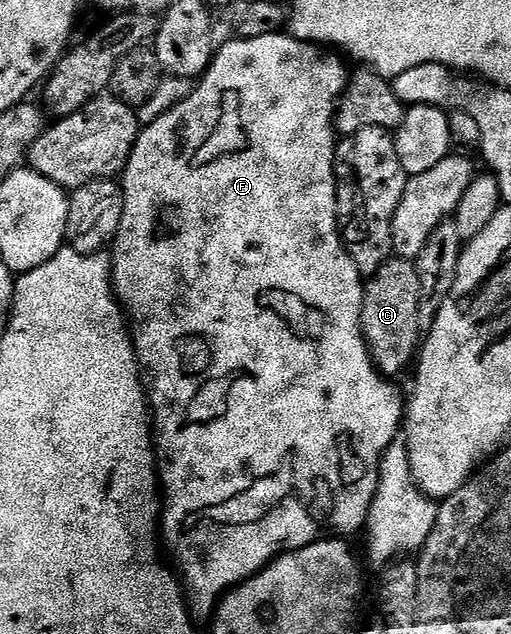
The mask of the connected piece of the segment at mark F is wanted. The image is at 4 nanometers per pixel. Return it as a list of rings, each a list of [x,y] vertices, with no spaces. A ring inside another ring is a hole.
[[[277,33],[277,34],[273,34],[273,35],[268,35],[268,36],[264,36],[264,37],[258,37],[258,38],[257,38],[257,39],[252,39],[252,40],[246,40],[246,39],[240,39],[240,38],[238,38],[238,37],[236,37],[236,38],[233,38],[233,40],[234,40],[234,41],[233,41],[233,43],[228,43],[228,44],[226,44],[226,45],[225,45],[225,47],[224,47],[224,48],[222,48],[222,49],[221,49],[221,51],[220,51],[220,48],[219,48],[219,50],[217,50],[217,51],[216,51],[216,52],[215,52],[215,54],[213,54],[213,57],[212,57],[212,63],[211,63],[211,65],[210,65],[210,66],[208,66],[208,69],[207,69],[207,72],[206,72],[206,74],[205,74],[205,75],[204,75],[204,76],[203,76],[203,78],[201,78],[201,79],[200,79],[200,80],[199,80],[199,82],[197,82],[197,83],[196,83],[196,84],[195,84],[195,87],[196,87],[196,86],[197,86],[197,87],[196,87],[196,91],[192,91],[192,92],[190,92],[190,93],[189,93],[189,95],[188,95],[188,96],[186,96],[186,97],[185,97],[185,99],[184,99],[184,100],[182,100],[182,101],[181,101],[181,103],[180,103],[180,104],[178,104],[178,105],[177,105],[177,107],[172,107],[172,108],[170,108],[170,109],[169,109],[169,111],[168,111],[168,112],[166,112],[166,113],[165,113],[165,115],[160,115],[160,116],[158,116],[158,117],[157,117],[157,119],[156,119],[156,120],[154,120],[154,121],[153,121],[153,123],[152,123],[152,124],[150,124],[150,125],[149,125],[149,127],[148,127],[148,124],[147,124],[147,126],[145,126],[145,127],[144,127],[144,128],[143,128],[143,130],[141,130],[141,133],[140,133],[140,135],[139,135],[139,137],[137,137],[137,139],[136,139],[136,144],[135,144],[135,145],[134,145],[134,149],[133,149],[133,150],[132,150],[132,156],[130,156],[130,157],[129,157],[129,159],[128,159],[128,165],[127,165],[127,167],[125,167],[125,168],[124,168],[124,173],[123,173],[123,176],[122,176],[122,194],[123,194],[123,197],[124,197],[124,208],[123,208],[123,209],[122,209],[122,221],[121,221],[121,222],[120,222],[120,228],[119,228],[119,229],[118,229],[118,233],[117,233],[117,234],[116,234],[116,238],[115,238],[115,240],[114,240],[114,246],[113,246],[113,247],[112,247],[112,248],[111,248],[111,251],[110,251],[110,258],[111,258],[111,261],[112,261],[112,278],[113,278],[113,280],[114,280],[114,294],[115,294],[115,296],[116,296],[116,298],[117,298],[117,300],[119,300],[119,302],[120,302],[120,303],[121,303],[121,304],[122,304],[122,307],[123,307],[123,310],[124,310],[124,311],[125,311],[125,312],[126,312],[126,315],[127,315],[127,318],[128,318],[128,319],[129,319],[129,320],[130,320],[130,334],[131,334],[131,336],[132,336],[132,345],[133,345],[133,347],[135,347],[135,348],[136,348],[136,362],[137,362],[137,363],[139,363],[139,365],[140,365],[140,369],[141,369],[141,372],[142,372],[142,379],[143,379],[143,382],[144,382],[144,383],[145,383],[145,384],[146,384],[146,399],[147,399],[147,402],[148,402],[148,403],[149,403],[149,404],[150,404],[150,411],[151,411],[151,414],[152,414],[152,415],[153,415],[153,416],[154,416],[154,454],[155,454],[155,456],[156,456],[156,458],[157,458],[157,460],[158,460],[158,483],[159,483],[159,486],[160,486],[160,487],[161,487],[161,488],[162,488],[162,539],[163,539],[163,542],[164,542],[164,539],[165,539],[165,541],[166,541],[166,542],[168,542],[168,547],[169,547],[169,549],[170,549],[170,550],[172,550],[172,559],[173,559],[173,561],[174,561],[174,562],[176,562],[176,567],[177,567],[177,568],[176,568],[176,567],[175,567],[175,570],[176,570],[176,571],[177,571],[177,572],[178,572],[178,579],[179,579],[179,582],[180,582],[180,583],[181,583],[181,584],[182,584],[182,591],[183,591],[183,594],[184,594],[184,595],[185,595],[185,596],[186,596],[186,603],[187,603],[187,606],[188,606],[188,607],[189,607],[189,608],[190,608],[190,611],[191,611],[191,607],[192,607],[192,611],[193,611],[193,613],[194,613],[194,614],[196,614],[196,615],[208,615],[208,616],[211,616],[211,615],[212,615],[212,614],[213,614],[213,612],[215,612],[215,610],[216,610],[216,608],[217,608],[217,606],[218,606],[218,604],[219,604],[219,602],[220,602],[220,600],[221,600],[221,598],[222,598],[222,596],[223,596],[223,595],[224,595],[224,594],[225,594],[225,593],[227,593],[227,592],[229,592],[229,591],[231,591],[231,590],[232,590],[232,588],[234,588],[234,587],[238,587],[238,586],[240,586],[240,584],[241,584],[241,583],[243,583],[243,582],[244,582],[244,580],[245,580],[245,579],[251,579],[251,578],[252,578],[252,576],[253,576],[253,575],[255,575],[255,574],[256,574],[256,572],[257,572],[257,571],[263,571],[263,570],[264,570],[264,568],[265,568],[265,567],[267,567],[267,566],[268,566],[268,564],[269,564],[269,563],[271,563],[271,562],[272,562],[272,560],[273,560],[273,559],[275,559],[275,558],[277,558],[277,557],[279,557],[279,556],[281,556],[281,555],[283,555],[283,554],[285,554],[285,553],[287,553],[287,552],[289,552],[289,551],[298,551],[298,550],[300,550],[300,548],[301,548],[301,547],[309,547],[309,545],[311,545],[311,544],[312,544],[312,543],[315,543],[315,542],[317,542],[317,540],[319,540],[319,539],[320,539],[320,538],[321,538],[321,535],[322,535],[322,533],[323,533],[323,534],[324,534],[324,535],[325,535],[325,536],[328,536],[328,537],[348,537],[348,536],[344,536],[344,535],[352,535],[352,534],[354,534],[354,533],[355,533],[355,531],[356,531],[356,530],[358,530],[358,529],[359,529],[359,527],[360,527],[360,530],[361,530],[361,528],[363,528],[363,527],[364,527],[364,526],[365,526],[365,524],[367,524],[367,522],[368,522],[368,514],[369,514],[369,513],[370,513],[370,509],[371,509],[371,508],[372,508],[372,502],[373,502],[373,501],[374,501],[374,497],[375,497],[375,496],[376,496],[376,490],[377,490],[377,489],[378,489],[378,481],[379,481],[379,480],[380,480],[380,461],[381,461],[381,458],[382,458],[382,456],[383,456],[383,454],[384,454],[384,450],[386,450],[386,449],[387,449],[387,447],[389,447],[389,445],[390,445],[390,444],[392,444],[392,442],[394,442],[394,441],[395,441],[395,439],[397,439],[397,438],[398,438],[398,436],[399,436],[399,435],[400,435],[400,434],[401,434],[401,431],[402,431],[402,424],[403,424],[403,423],[404,423],[404,422],[405,422],[405,419],[406,419],[406,399],[405,399],[405,396],[403,396],[403,397],[402,397],[402,396],[400,396],[400,395],[399,395],[399,393],[398,393],[398,392],[396,392],[396,387],[395,387],[395,385],[394,385],[394,384],[392,384],[392,383],[395,383],[395,382],[392,382],[392,381],[389,381],[389,380],[388,380],[388,379],[387,379],[387,378],[385,378],[385,376],[383,376],[383,375],[381,375],[381,374],[380,374],[380,373],[379,373],[379,372],[378,372],[378,371],[376,371],[376,369],[375,369],[375,364],[374,364],[374,363],[372,363],[372,361],[371,361],[371,356],[370,356],[370,355],[369,355],[369,353],[368,353],[368,347],[367,347],[367,343],[366,343],[366,342],[365,342],[365,340],[364,340],[364,330],[363,330],[363,329],[361,329],[361,327],[360,327],[360,306],[361,306],[361,305],[362,305],[362,301],[363,301],[363,300],[364,300],[364,292],[363,292],[363,290],[362,290],[362,276],[361,276],[361,274],[360,274],[360,270],[359,270],[359,269],[357,269],[357,268],[356,268],[356,266],[355,266],[355,265],[354,265],[354,261],[353,261],[353,260],[352,260],[352,258],[350,258],[350,256],[349,256],[349,255],[348,255],[348,253],[347,253],[347,251],[345,251],[345,250],[344,250],[344,248],[343,248],[343,246],[342,246],[342,244],[341,244],[341,242],[340,242],[340,228],[339,228],[339,227],[337,227],[337,225],[336,225],[336,173],[335,173],[335,170],[334,170],[334,168],[335,168],[335,166],[336,166],[336,144],[337,144],[337,142],[338,142],[338,139],[337,139],[337,136],[336,136],[336,135],[335,135],[335,134],[334,134],[334,104],[335,104],[335,103],[336,103],[336,102],[337,102],[337,100],[339,100],[339,98],[340,98],[340,96],[341,96],[341,95],[343,95],[343,94],[344,94],[344,89],[345,89],[345,87],[347,87],[347,86],[348,86],[348,81],[349,81],[349,78],[350,78],[350,75],[349,75],[349,72],[347,72],[347,73],[346,73],[346,72],[344,72],[344,67],[343,67],[343,65],[342,65],[342,64],[340,64],[340,63],[339,63],[339,61],[338,61],[338,60],[336,60],[336,59],[327,59],[327,57],[326,57],[326,56],[324,56],[324,55],[319,55],[319,53],[318,53],[318,52],[316,52],[316,50],[317,50],[317,48],[316,48],[316,47],[315,47],[315,46],[312,46],[312,45],[309,45],[309,44],[306,44],[306,43],[302,43],[302,42],[300,42],[300,40],[298,40],[298,39],[294,39],[294,38],[292,38],[292,36],[291,36],[291,35],[289,35],[289,34],[287,34],[287,33]]]

